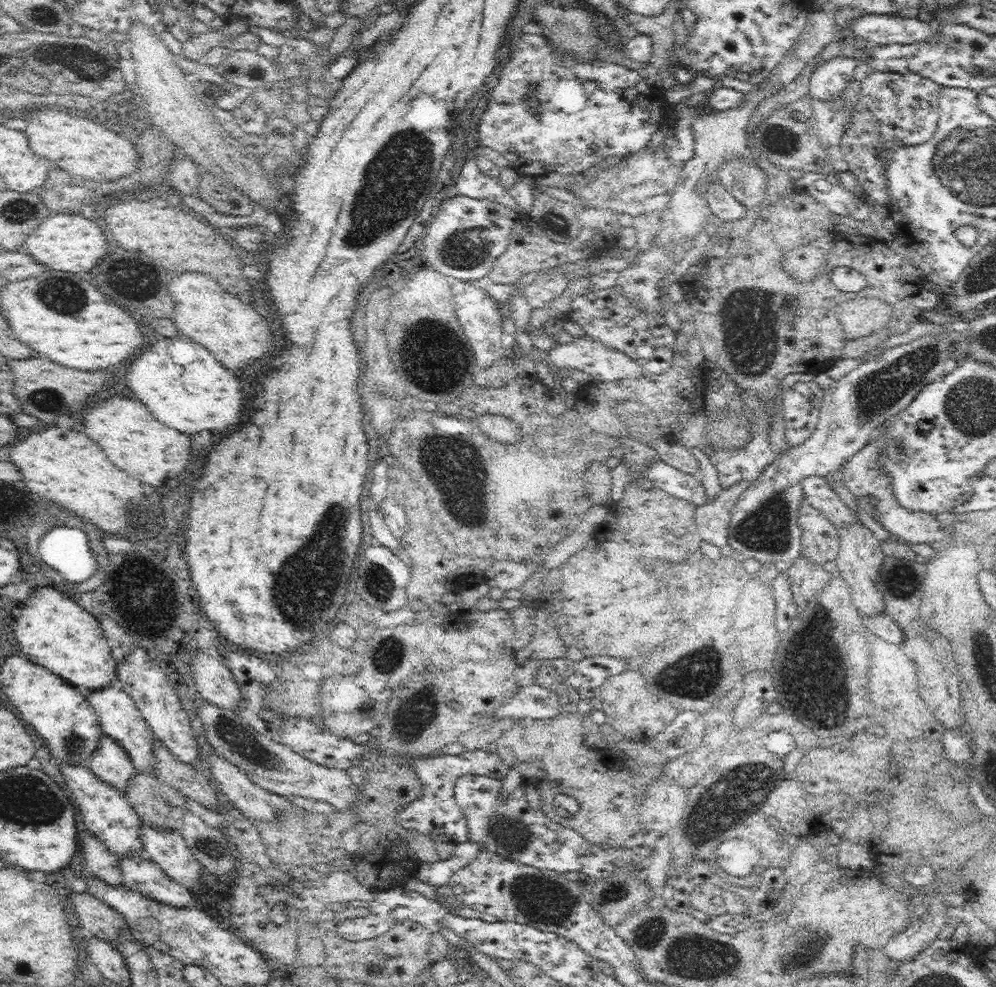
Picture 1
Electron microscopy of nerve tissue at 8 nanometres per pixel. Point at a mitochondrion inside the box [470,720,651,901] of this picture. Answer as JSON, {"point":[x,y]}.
{"point":[508,834]}

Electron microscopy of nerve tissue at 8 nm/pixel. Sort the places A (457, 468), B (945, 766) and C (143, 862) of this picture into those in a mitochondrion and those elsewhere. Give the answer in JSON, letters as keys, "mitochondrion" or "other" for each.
{"A":"mitochondrion","B":"other","C":"other"}

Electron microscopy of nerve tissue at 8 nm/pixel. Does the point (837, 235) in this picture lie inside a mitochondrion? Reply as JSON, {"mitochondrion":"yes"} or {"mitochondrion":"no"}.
{"mitochondrion":"no"}

